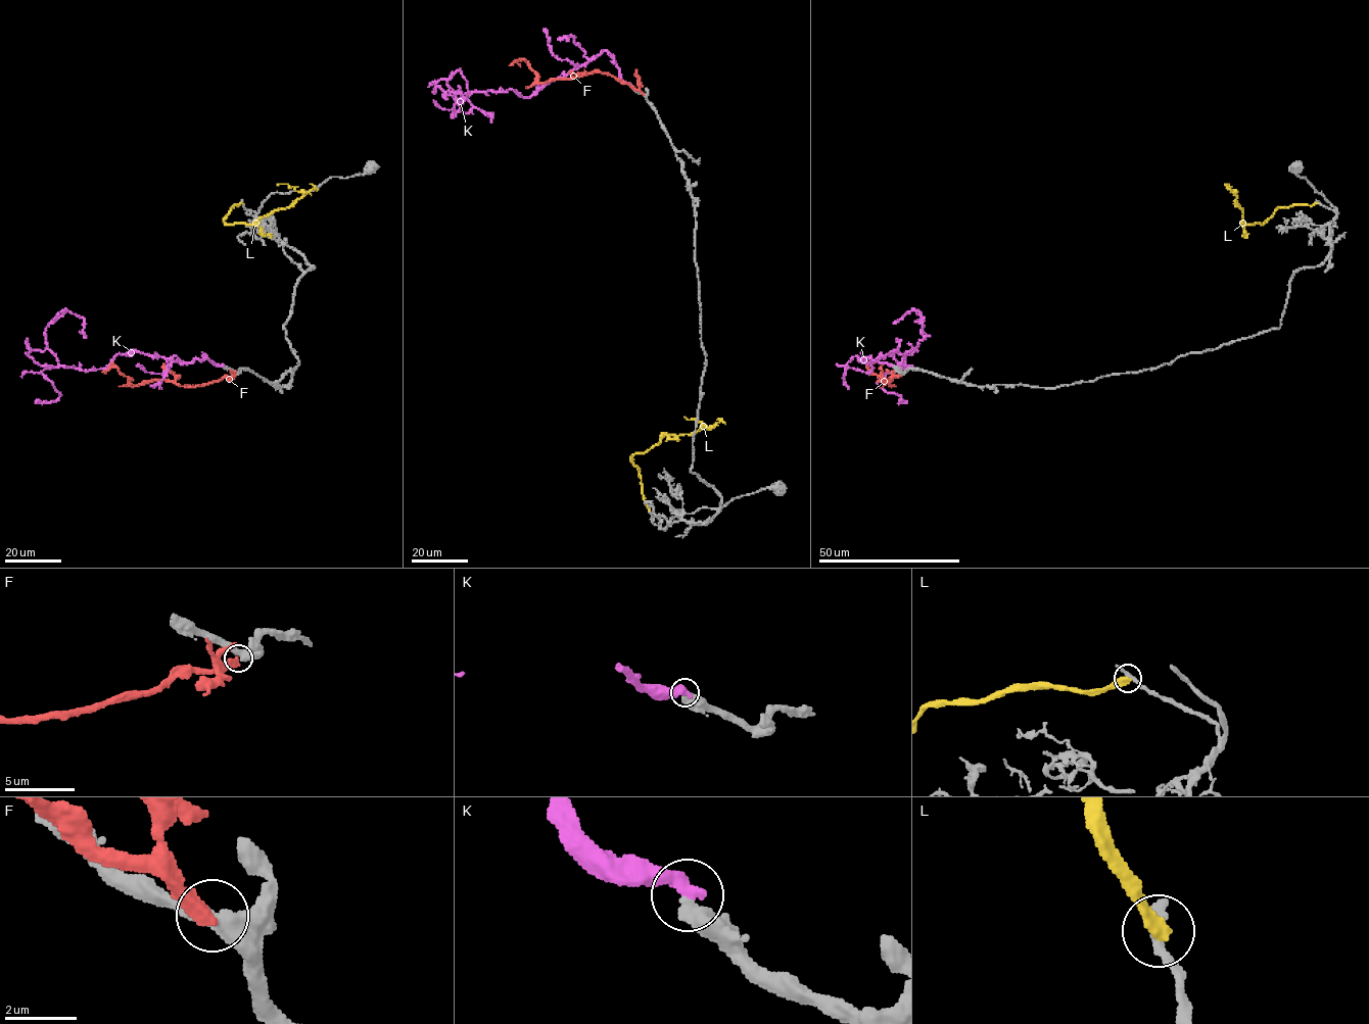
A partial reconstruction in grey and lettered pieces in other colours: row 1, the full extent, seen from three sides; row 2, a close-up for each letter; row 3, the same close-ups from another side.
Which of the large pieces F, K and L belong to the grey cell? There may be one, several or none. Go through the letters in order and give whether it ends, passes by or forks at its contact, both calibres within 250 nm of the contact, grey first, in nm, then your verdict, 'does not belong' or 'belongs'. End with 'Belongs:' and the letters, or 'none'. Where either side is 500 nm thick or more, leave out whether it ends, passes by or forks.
F: it ends; calibres 480 and 480 nm; does not belong
K: calibres 500 and 500 nm; does not belong
L: it ends; calibres 240 and 400 nm; does not belong
Belongs: none

